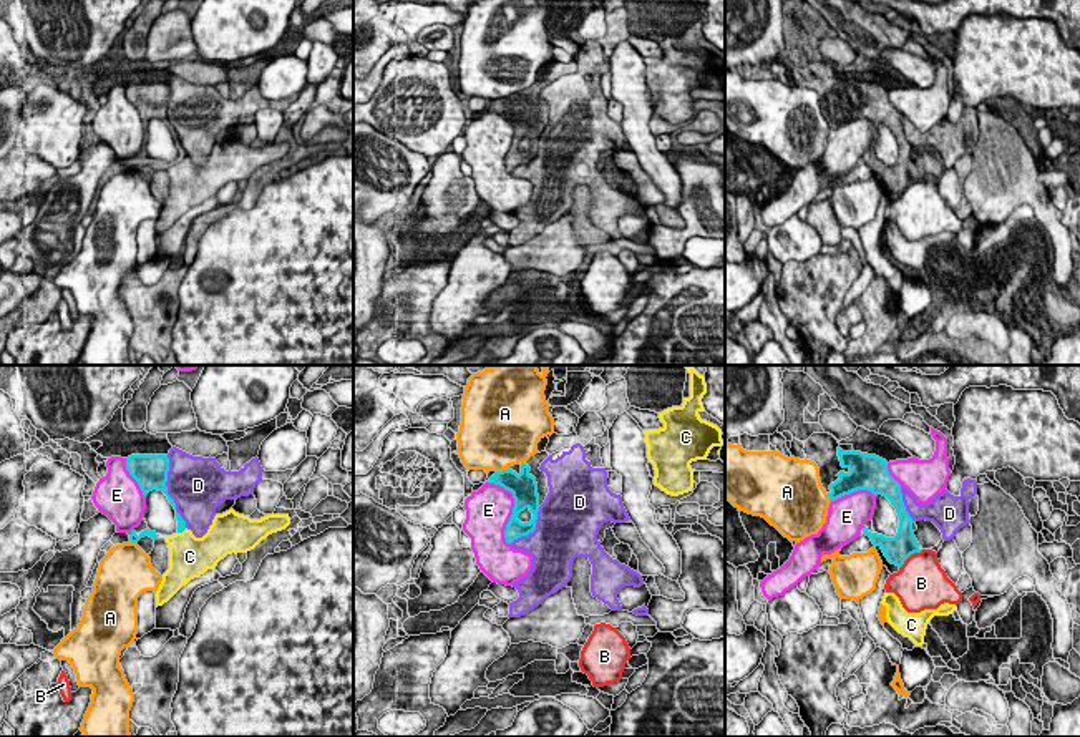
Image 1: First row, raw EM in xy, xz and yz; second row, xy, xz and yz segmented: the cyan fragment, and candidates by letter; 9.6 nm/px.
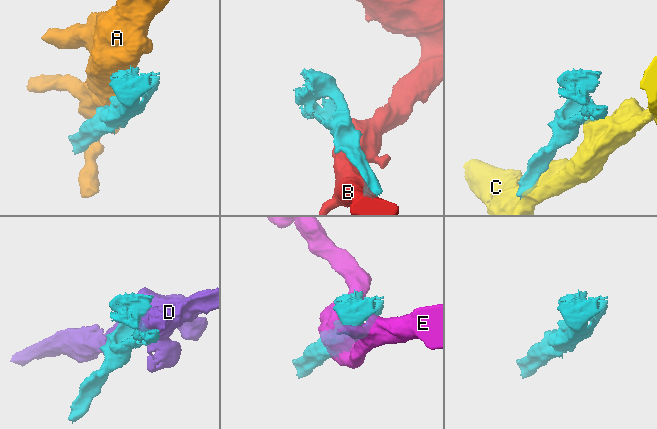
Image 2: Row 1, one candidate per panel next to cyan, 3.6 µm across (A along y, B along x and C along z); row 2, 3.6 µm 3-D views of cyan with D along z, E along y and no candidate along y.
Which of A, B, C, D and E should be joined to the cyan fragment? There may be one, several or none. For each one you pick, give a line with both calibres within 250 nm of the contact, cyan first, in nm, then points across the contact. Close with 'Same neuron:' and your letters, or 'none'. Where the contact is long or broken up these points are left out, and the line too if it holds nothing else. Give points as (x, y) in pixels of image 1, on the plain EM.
Same neuron: none

